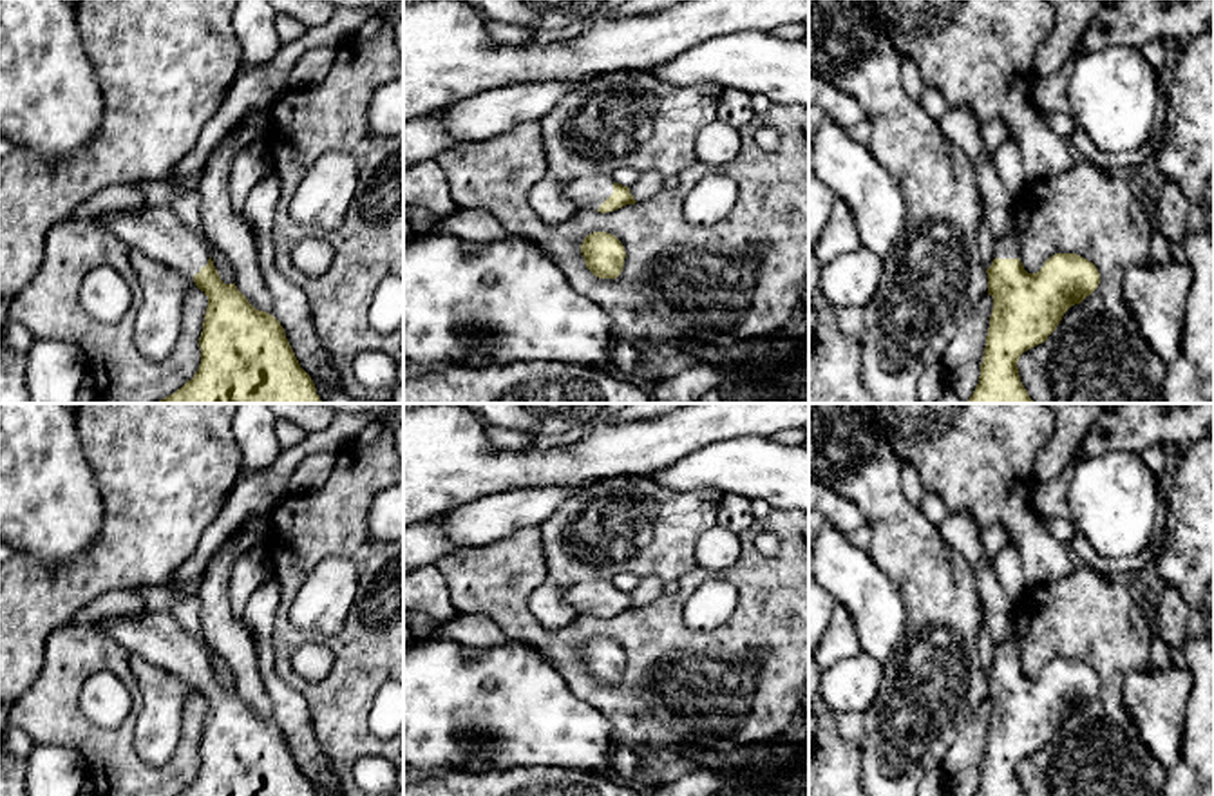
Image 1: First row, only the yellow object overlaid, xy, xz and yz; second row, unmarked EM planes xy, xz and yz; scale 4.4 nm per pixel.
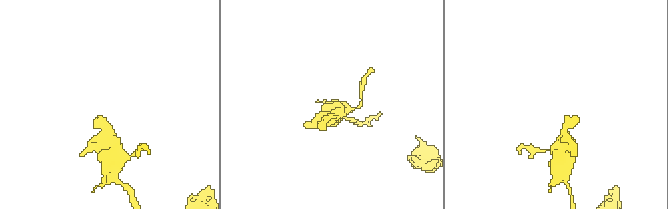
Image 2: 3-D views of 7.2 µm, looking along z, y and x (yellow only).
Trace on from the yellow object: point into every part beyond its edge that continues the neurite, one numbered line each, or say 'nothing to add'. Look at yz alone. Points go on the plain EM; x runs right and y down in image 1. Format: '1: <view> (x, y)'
1: yz (1006, 652)

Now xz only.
1: xz (590, 597)

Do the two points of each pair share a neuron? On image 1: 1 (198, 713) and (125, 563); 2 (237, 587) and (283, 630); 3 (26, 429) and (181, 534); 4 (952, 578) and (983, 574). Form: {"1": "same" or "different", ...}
{"1": "different", "2": "different", "3": "different", "4": "different"}

